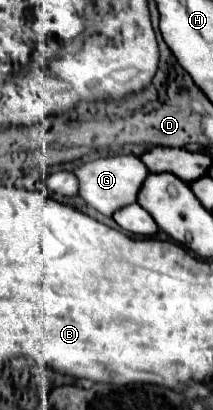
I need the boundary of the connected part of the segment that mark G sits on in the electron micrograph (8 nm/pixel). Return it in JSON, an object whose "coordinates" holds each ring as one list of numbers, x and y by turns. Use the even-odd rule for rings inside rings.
{"coordinates":[[120,154,120,156,108,156,98,158,86,164,80,164,74,170,74,176,78,180,78,196,104,216,112,216,118,208,136,202,136,194,148,176,148,168,142,164,138,156,132,154]]}

